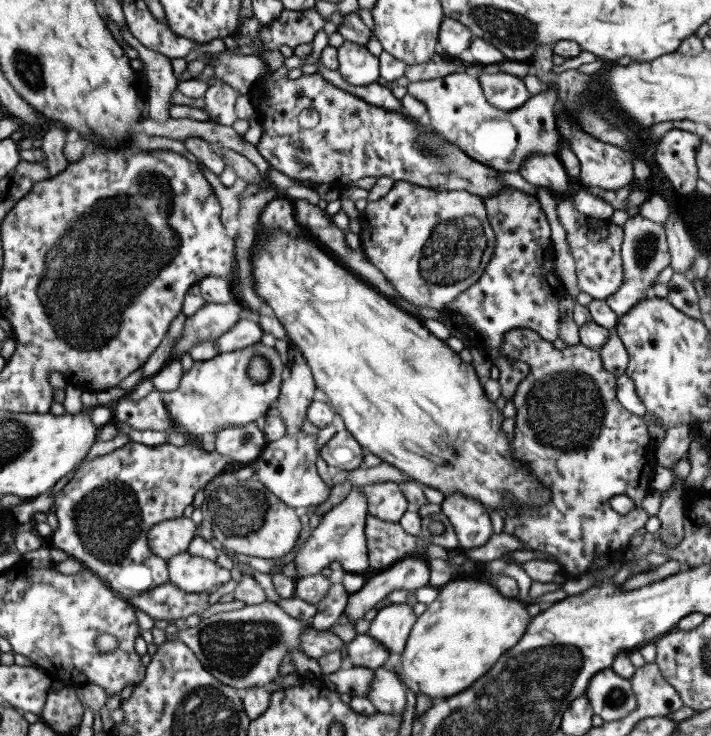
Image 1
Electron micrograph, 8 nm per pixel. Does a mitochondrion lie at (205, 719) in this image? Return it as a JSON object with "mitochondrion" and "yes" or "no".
{"mitochondrion":"yes"}

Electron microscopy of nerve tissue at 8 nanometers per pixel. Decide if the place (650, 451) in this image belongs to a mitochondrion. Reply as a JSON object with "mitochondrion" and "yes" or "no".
{"mitochondrion":"no"}

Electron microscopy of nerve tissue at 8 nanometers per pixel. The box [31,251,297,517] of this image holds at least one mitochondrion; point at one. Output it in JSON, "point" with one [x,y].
{"point":[63,296]}

